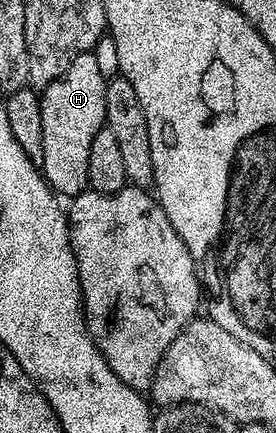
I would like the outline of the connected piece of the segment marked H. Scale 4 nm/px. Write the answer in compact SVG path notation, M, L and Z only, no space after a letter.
M95 51L78 54L74 62L50 86L39 93L40 109L42 110L42 165L44 181L52 187L57 197L75 198L88 188L86 169L90 162L90 145L94 143L94 134L106 126L106 77L98 66Z

